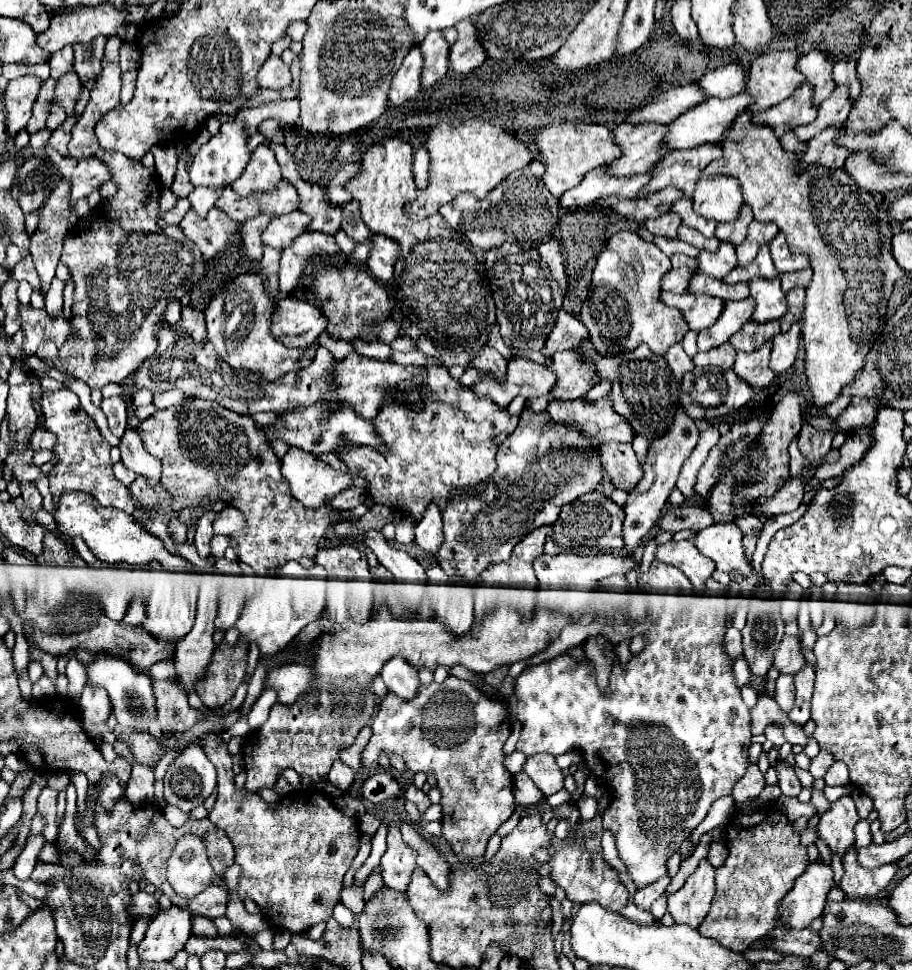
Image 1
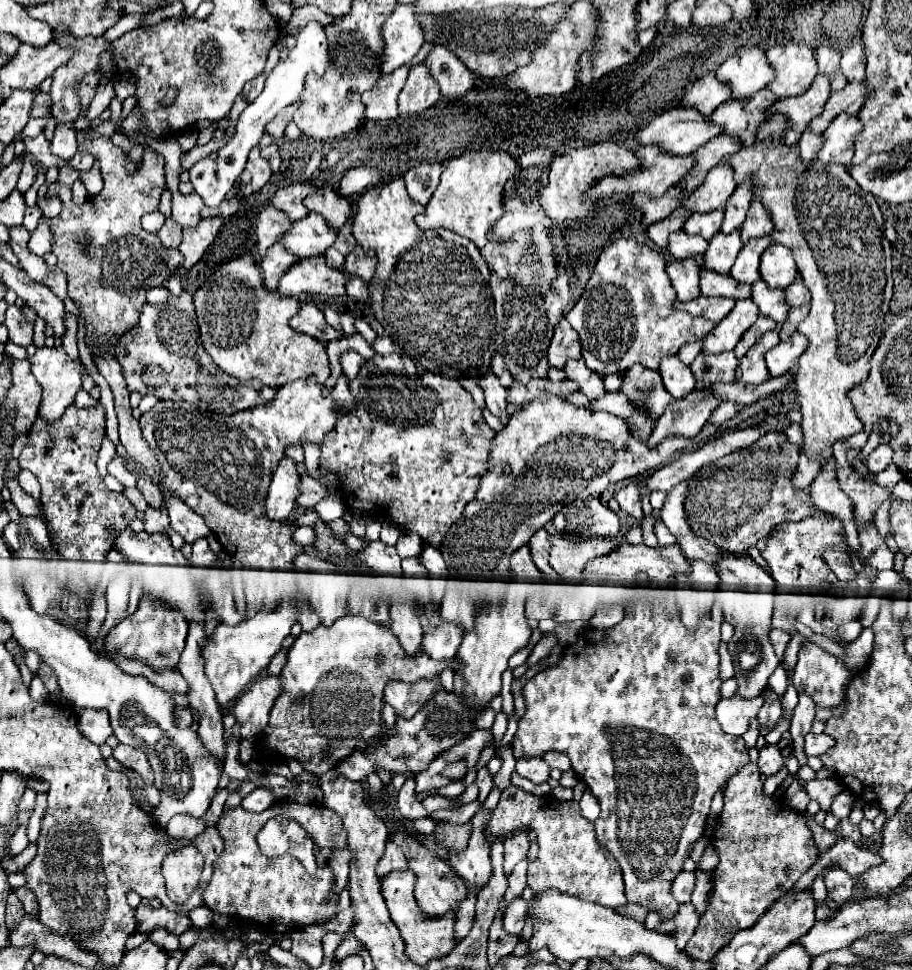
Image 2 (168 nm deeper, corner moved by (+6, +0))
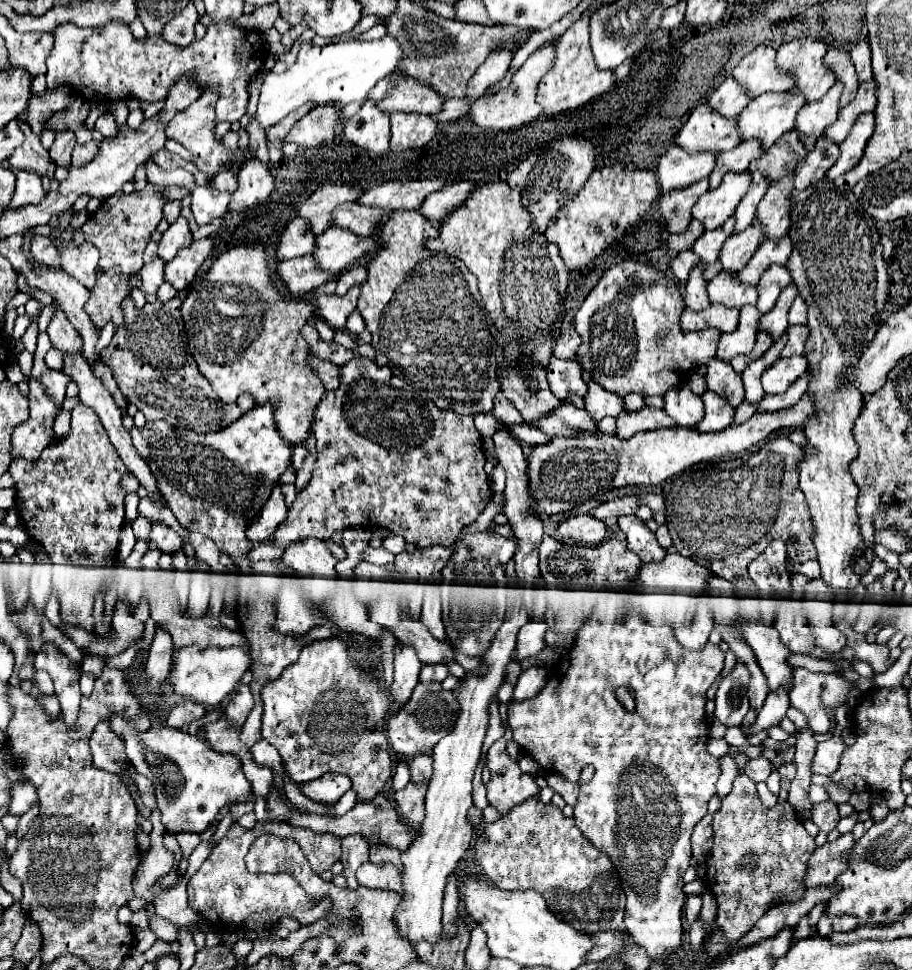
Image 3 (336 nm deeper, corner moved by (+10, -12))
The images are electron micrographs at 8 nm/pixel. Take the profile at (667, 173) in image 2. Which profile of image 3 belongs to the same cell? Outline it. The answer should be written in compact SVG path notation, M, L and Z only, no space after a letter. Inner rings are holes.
M672 145L658 161L658 183L662 193L684 189L706 179L714 169L714 153L686 153Z

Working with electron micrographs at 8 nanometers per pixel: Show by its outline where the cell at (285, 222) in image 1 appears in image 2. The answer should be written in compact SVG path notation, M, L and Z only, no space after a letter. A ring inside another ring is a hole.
M310 213L308 217L294 221L290 231L280 239L286 251L300 257L326 255L328 247L334 245L338 229L332 229L322 215Z

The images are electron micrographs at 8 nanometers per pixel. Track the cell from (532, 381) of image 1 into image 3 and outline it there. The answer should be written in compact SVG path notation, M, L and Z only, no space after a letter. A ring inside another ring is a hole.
M562 403L556 411L550 411L544 419L536 423L548 437L552 435L576 435L576 431L596 431L596 421L586 415L586 409L578 409L574 405Z

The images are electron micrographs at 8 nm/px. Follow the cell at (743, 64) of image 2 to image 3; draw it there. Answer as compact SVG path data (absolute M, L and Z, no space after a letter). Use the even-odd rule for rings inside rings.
M758 45L732 69L732 77L748 91L748 95L756 97L766 91L786 93L792 87L792 77L776 71L774 55L776 51L772 47Z

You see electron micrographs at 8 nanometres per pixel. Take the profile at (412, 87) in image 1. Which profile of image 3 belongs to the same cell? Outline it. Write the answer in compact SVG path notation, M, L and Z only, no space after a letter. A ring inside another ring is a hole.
M368 99L356 115L344 123L344 137L368 151L386 153L390 145L390 113L378 109L374 99Z

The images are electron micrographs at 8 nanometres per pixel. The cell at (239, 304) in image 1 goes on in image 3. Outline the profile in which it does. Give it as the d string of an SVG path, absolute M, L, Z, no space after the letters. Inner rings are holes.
M234 247L222 253L206 277L194 283L188 297L182 301L188 349L198 363L200 373L210 381L218 397L224 403L232 403L240 393L252 393L256 403L272 401L276 405L274 419L278 423L278 431L290 443L306 441L312 413L326 391L318 373L308 365L310 353L306 341L300 337L300 329L312 313L314 305L310 301L294 299L282 287L274 287L272 271L262 247Z

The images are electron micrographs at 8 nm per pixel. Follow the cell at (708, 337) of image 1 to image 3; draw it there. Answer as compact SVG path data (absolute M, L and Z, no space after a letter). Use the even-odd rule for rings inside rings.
M746 305L740 309L740 323L732 333L722 333L718 341L716 357L722 361L730 361L734 355L750 353L756 343L758 333L758 311L754 305Z

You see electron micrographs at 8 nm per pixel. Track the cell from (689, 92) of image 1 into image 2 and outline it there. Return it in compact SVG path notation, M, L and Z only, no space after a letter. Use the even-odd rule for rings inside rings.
M708 73L700 81L686 87L686 97L680 101L680 105L696 107L698 111L702 111L702 115L710 115L728 99L732 99L728 83L722 83L716 73Z

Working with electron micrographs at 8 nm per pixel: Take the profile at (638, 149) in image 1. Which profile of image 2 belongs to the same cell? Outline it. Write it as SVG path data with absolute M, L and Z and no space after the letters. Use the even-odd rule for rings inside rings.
M674 107L670 111L664 111L656 115L646 127L642 127L636 135L640 145L658 145L664 151L670 151L672 155L688 155L708 143L712 137L720 135L722 127L710 123L702 113L698 113L694 107Z

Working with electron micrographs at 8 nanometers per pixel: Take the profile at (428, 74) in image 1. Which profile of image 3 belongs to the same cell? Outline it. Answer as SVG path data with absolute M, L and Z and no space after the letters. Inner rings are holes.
M396 111L390 115L392 135L390 135L390 149L392 151L406 151L414 147L426 145L436 131L436 123L426 113L404 113Z

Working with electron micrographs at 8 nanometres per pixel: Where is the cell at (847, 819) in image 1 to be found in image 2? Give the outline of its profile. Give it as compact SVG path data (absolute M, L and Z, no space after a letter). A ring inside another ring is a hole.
M840 867L826 869L826 873L824 873L824 883L826 883L826 889L828 889L828 897L830 897L838 907L842 907L842 903L852 901L852 889L854 889L852 877L850 877L846 871L842 871Z

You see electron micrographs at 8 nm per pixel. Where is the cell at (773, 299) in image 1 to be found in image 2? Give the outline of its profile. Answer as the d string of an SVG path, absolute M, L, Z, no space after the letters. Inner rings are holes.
M758 281L752 285L752 299L760 309L760 315L774 319L778 325L786 321L790 305L786 303L782 289L770 289L764 281Z

